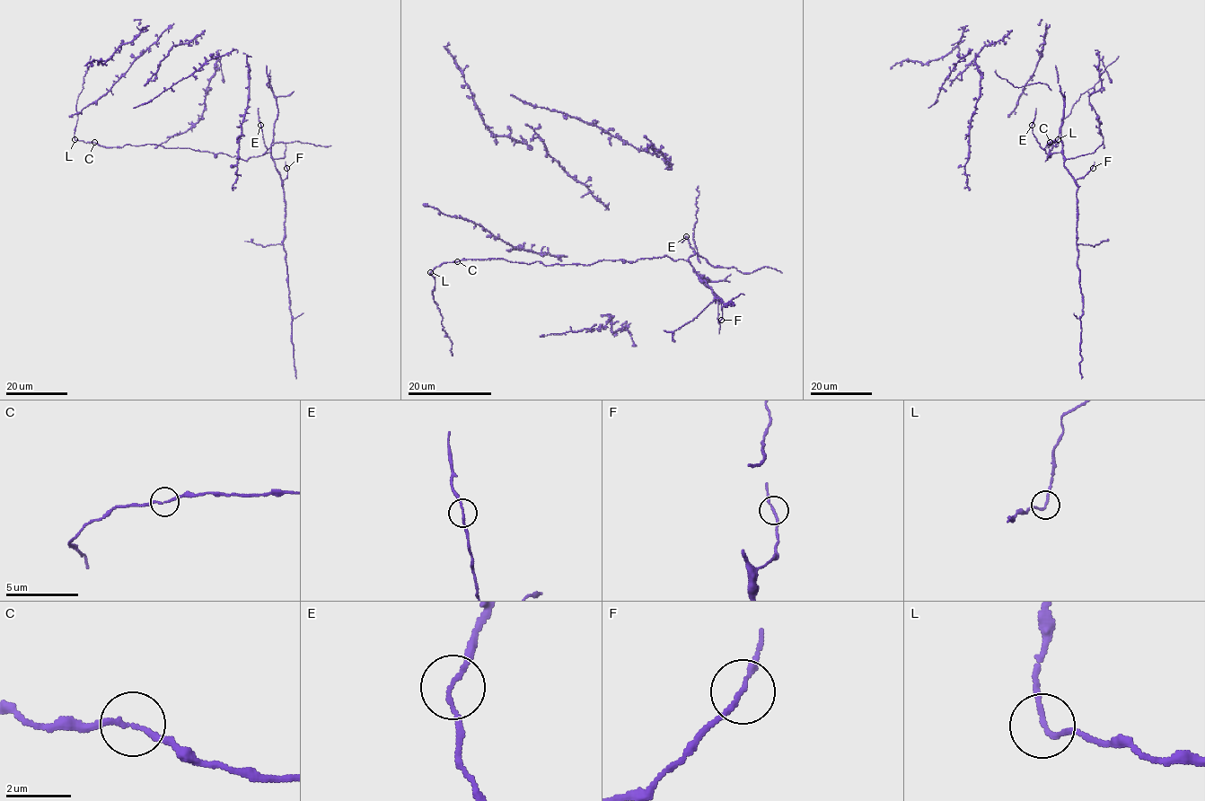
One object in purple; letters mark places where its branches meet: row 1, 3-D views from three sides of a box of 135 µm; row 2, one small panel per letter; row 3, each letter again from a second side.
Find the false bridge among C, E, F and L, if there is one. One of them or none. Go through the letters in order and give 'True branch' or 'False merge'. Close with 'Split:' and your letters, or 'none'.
C: True branch
E: True branch
F: True branch
L: False merge
Split: L

